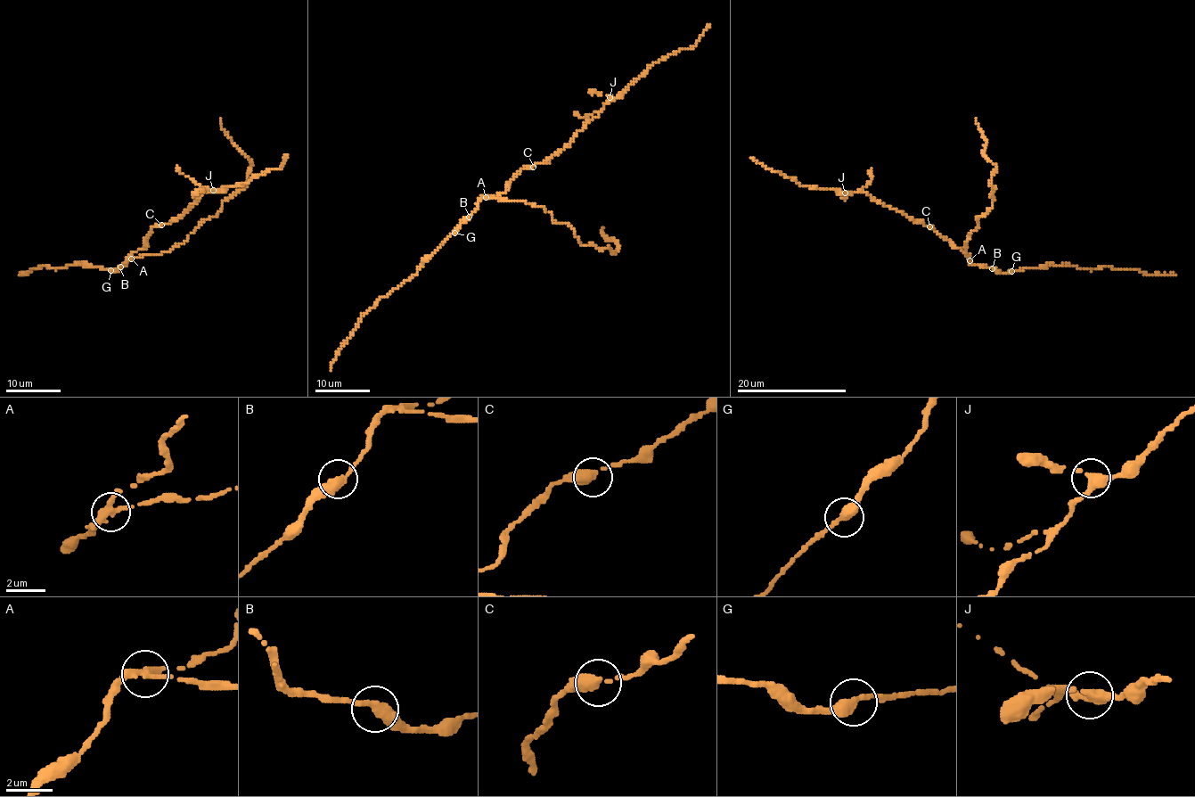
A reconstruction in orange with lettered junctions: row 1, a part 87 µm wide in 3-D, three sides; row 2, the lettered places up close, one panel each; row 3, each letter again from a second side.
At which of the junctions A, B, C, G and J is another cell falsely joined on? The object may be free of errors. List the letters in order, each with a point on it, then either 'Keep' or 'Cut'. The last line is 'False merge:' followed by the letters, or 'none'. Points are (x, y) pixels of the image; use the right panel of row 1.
A: Place: (969, 260). Cut
B: Place: (992, 268). Keep
C: Place: (929, 226). Keep
G: Place: (1011, 271). Keep
J: Place: (845, 193). Keep
False merge: A

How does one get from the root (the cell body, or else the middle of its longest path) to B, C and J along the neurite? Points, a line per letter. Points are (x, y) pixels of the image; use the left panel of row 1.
B: (146, 242), (144, 249), (134, 252), (126, 264), (120, 267)
C: (146, 242), (152, 227), (161, 225)
J: (146, 242), (152, 227), (180, 218), (206, 189), (213, 190)

